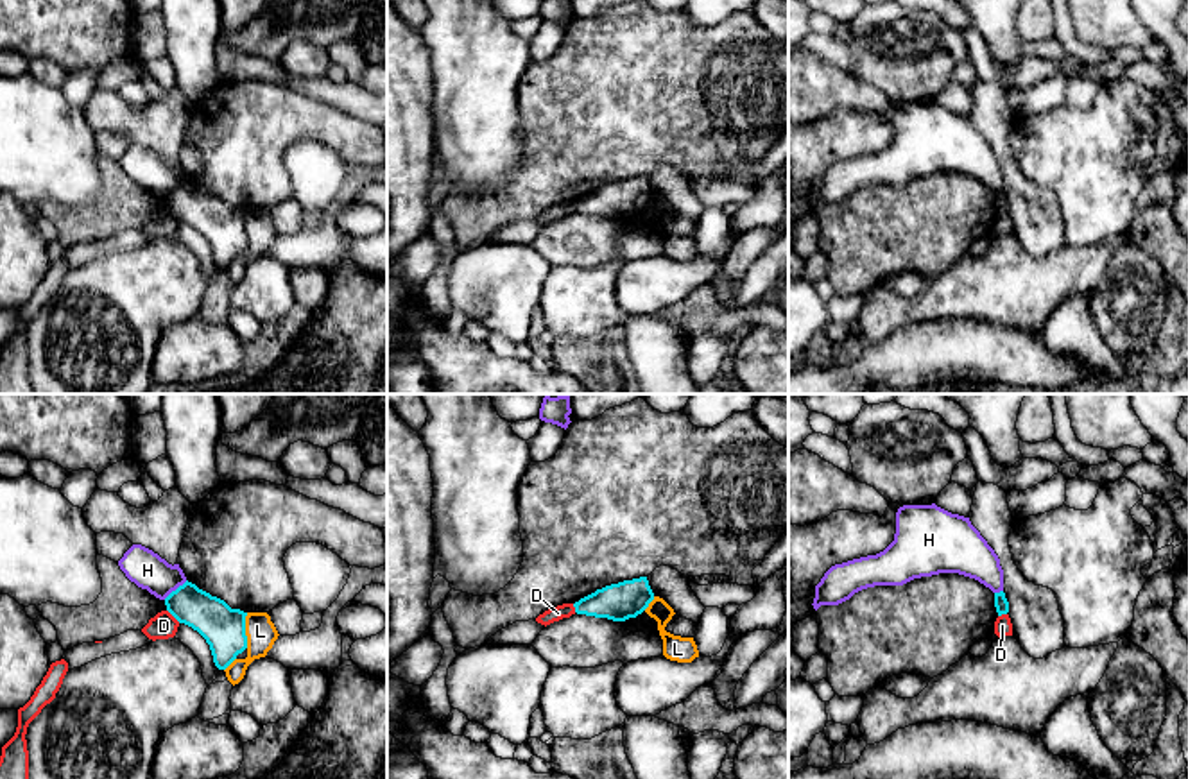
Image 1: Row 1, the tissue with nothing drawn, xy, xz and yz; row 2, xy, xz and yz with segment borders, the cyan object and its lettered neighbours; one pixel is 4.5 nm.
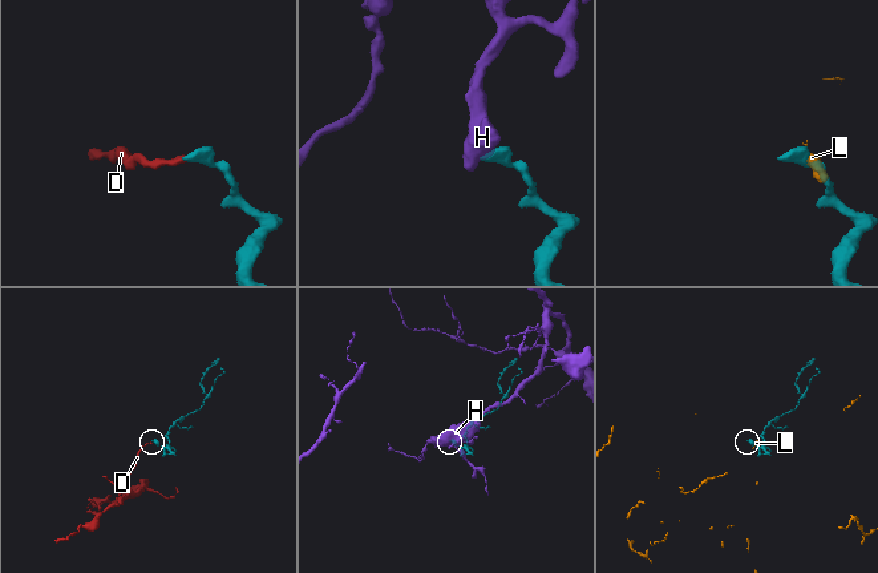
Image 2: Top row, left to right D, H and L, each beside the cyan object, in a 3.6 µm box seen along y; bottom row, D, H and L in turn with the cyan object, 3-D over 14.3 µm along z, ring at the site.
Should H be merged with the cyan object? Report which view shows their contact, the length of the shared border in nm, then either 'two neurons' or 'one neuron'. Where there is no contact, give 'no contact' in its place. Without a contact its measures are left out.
contact in xy; length 140 nm; two neurons

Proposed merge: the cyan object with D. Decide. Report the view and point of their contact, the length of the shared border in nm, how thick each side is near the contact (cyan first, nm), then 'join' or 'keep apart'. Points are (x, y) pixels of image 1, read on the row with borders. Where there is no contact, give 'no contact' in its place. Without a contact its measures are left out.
contact xy (174, 616); length 90 nm; calibres 190 and 120 nm; keep apart

